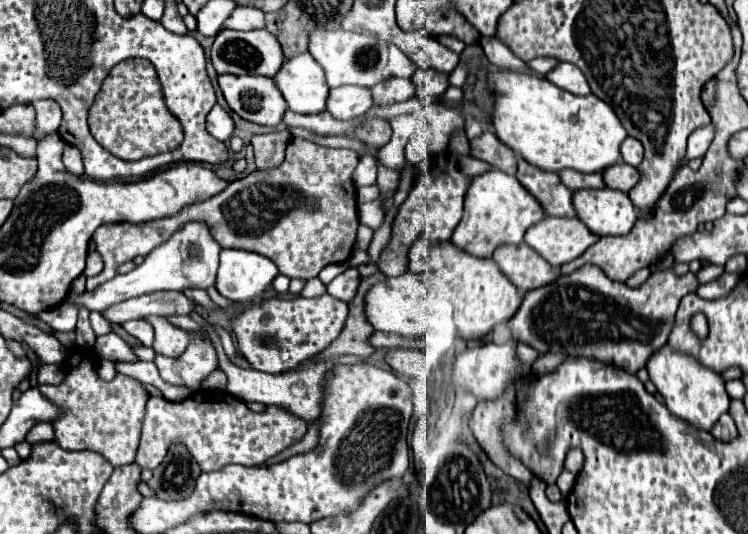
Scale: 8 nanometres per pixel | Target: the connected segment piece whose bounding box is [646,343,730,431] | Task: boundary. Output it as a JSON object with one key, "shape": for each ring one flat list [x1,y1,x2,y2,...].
{"shape":[[668,343,650,357,650,361,646,363,646,371,658,393,664,397,666,407,686,423,710,431,718,417,728,413,730,397,724,391,724,379,718,373,702,367,694,357,682,351,674,351]]}

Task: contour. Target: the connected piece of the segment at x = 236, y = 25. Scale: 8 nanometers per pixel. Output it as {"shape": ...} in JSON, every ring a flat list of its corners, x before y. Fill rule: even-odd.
{"shape":[[236,7,236,11,226,19,222,29,238,29,238,31,252,31,264,27,264,13,254,7]]}

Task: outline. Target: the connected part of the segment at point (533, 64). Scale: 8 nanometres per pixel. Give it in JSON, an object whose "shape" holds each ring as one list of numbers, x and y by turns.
{"shape":[[536,57,536,59,528,61,526,65,528,65,532,71,536,71,538,75,546,75,546,73,550,73,558,63,560,63,558,59,550,59,550,57]]}

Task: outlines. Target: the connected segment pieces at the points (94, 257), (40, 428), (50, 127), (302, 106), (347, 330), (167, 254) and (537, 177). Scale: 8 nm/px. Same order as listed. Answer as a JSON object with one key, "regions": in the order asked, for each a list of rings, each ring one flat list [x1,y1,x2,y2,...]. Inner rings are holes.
{"regions":[[[97,251,89,252,86,258,86,269,84,275,86,277,94,277,103,270,104,263,100,254]],[[38,422,26,435,25,440,30,444,51,441,54,439,52,424]],[[34,101,32,105,36,109,34,139,40,141,46,135,52,135,58,131,60,121,62,121,62,111,60,111,58,103,54,103,54,101]],[[300,53,292,59,284,61,284,67,274,75,274,83,278,85,280,93,284,95,288,109,296,113,322,113,326,109,326,99,328,99,328,85,324,79,322,67,314,61,310,53]],[[382,273,362,277,354,299,348,303,350,315,344,325,344,331,326,351,316,355,314,359,318,359,318,357,330,359,330,357,338,357,338,355,358,355,362,359,368,359,376,351,376,347,370,345,370,335,374,335,374,327,364,317,364,295,374,283,380,283,380,281,384,281]],[[188,221,182,225,180,231,176,231,166,243,156,247,150,255,146,255,144,263,138,265,134,271,126,275,116,275,114,279,106,281,92,293,82,293,82,295,70,295,66,303,76,303,78,307,86,305,90,311,104,311,106,307,126,301,130,297,138,297,144,293,154,293,154,291,182,291,188,287,200,287,208,289,214,285,216,271,218,271,218,253,220,245,212,239,210,229,204,221]],[[518,159,518,181,524,189,538,199,540,207,546,209,548,217,576,217,572,207,572,193,556,173,542,171,524,159]]]}

